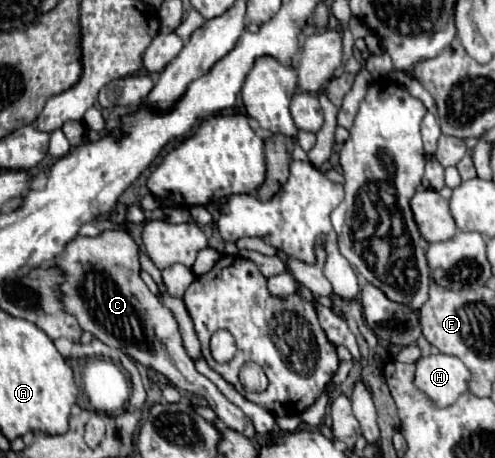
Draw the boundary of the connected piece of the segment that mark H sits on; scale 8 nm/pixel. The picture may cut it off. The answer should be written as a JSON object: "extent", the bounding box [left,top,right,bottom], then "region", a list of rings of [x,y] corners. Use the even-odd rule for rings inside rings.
{"extent":[415,355,471,407],"region":[[[427,355],[415,363],[415,387],[423,391],[435,407],[447,407],[467,391],[471,373],[457,357]]]}

